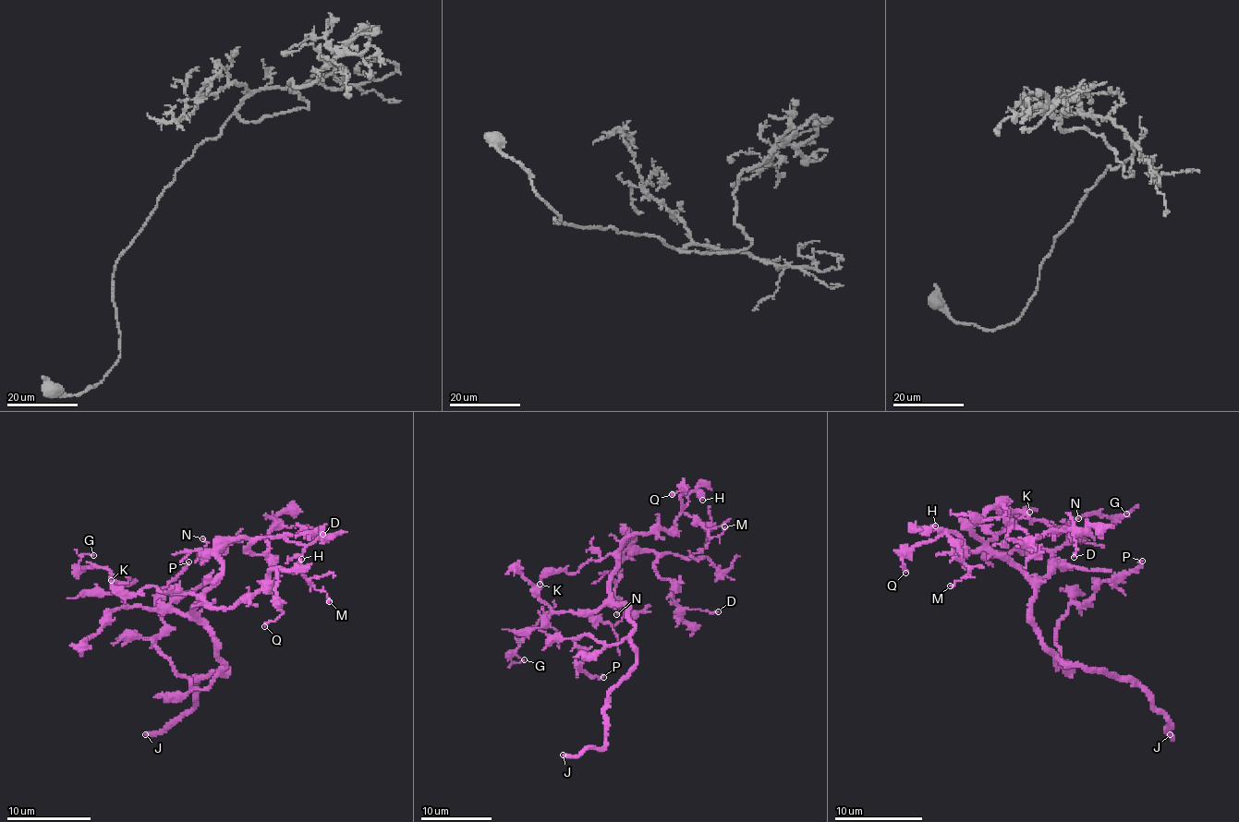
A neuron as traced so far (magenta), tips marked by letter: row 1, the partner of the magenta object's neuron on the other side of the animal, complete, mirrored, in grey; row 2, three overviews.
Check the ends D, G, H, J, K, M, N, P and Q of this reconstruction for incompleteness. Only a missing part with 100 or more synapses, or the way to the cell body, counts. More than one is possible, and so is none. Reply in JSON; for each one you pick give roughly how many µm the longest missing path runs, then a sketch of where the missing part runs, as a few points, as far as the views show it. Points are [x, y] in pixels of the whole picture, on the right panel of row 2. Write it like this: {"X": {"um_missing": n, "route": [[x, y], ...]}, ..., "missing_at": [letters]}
{"J": {"um_missing": 150}, "missing_at": ["J"]}

